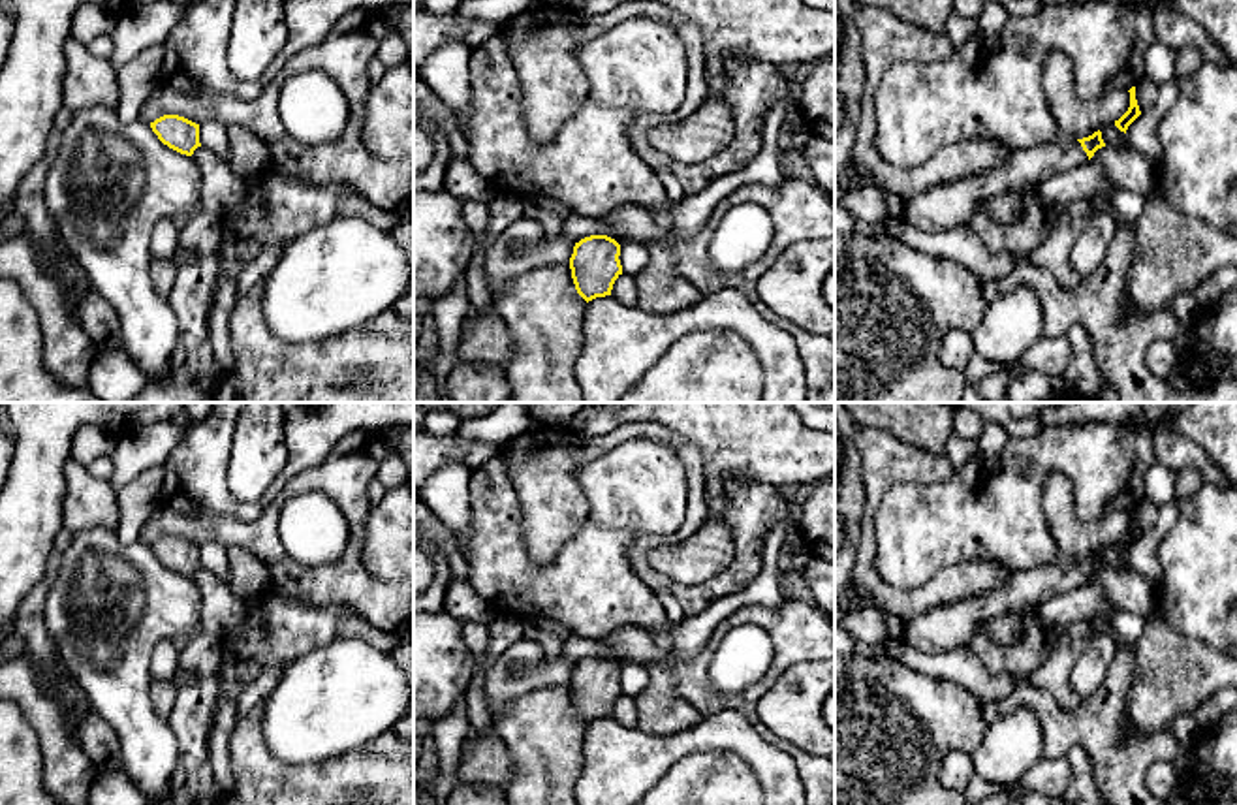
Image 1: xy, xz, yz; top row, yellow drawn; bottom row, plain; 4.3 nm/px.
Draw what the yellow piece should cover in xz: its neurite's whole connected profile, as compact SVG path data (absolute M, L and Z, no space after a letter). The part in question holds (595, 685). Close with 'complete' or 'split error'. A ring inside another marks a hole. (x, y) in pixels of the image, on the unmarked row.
M590 656L575 664L570 679L577 715L588 724L611 717L615 702L622 696L620 666L607 656Z | complete

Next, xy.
M164 536L150 544L152 553L158 560L169 570L192 577L199 564L199 545L179 538L179 536Z | complete

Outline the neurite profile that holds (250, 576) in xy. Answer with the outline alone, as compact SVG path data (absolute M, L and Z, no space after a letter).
M229 547L229 591L244 600L259 596L271 589L271 572L263 560L244 547Z

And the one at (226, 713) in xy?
M220 694L212 713L212 726L209 732L209 758L216 786L222 794L233 788L233 773L229 766L229 739L239 722L237 700Z

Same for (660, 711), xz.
M658 666L649 671L649 690L635 700L635 705L637 730L652 735L679 734L703 718L677 694L671 675Z

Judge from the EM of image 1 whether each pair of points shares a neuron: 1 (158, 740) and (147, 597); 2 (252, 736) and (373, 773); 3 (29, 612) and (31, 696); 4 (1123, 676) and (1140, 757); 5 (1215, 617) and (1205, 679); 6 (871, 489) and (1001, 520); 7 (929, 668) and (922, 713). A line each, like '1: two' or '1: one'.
1: one
2: one
3: two
4: one
5: two
6: two
7: two

